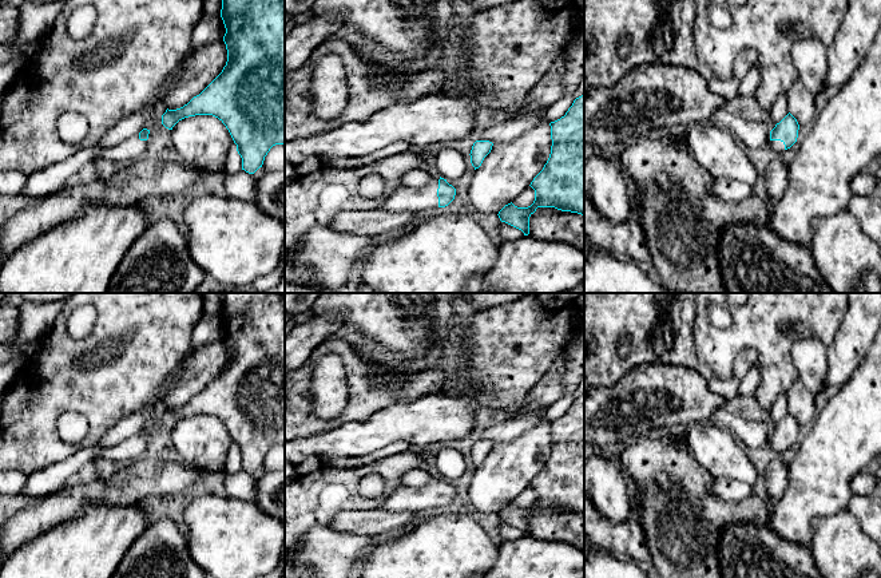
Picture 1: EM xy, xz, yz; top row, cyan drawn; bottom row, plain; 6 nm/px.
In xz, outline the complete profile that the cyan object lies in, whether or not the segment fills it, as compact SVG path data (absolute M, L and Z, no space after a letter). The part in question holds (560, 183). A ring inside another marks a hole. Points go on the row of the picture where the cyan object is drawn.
M584 95L576 98L564 116L551 122L551 154L531 187L535 201L528 207L512 202L499 218L529 234L529 217L537 207L555 207L584 215Z

